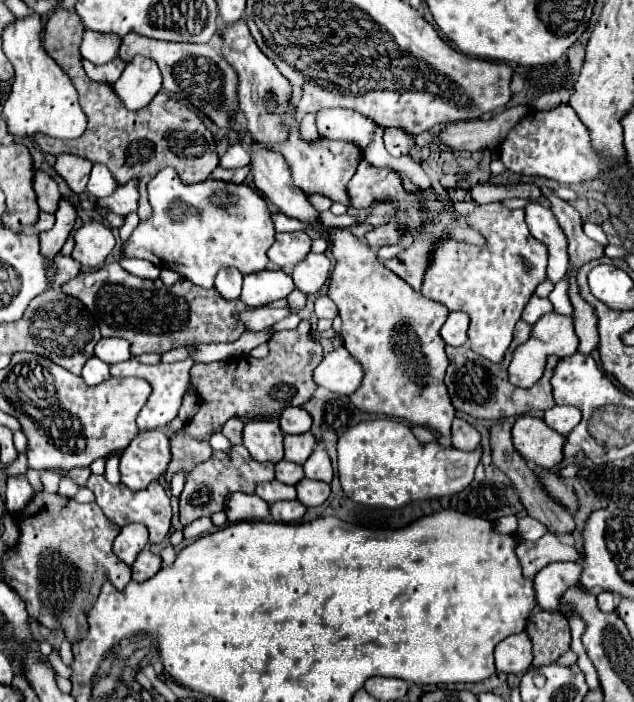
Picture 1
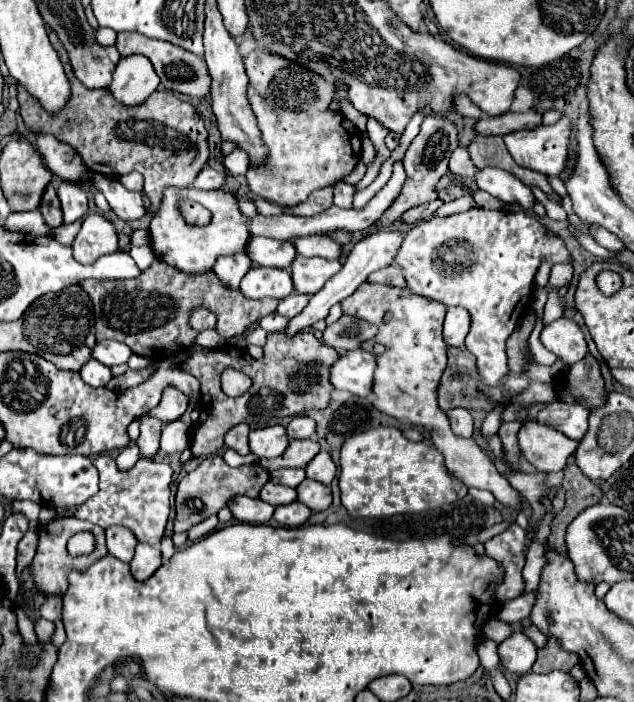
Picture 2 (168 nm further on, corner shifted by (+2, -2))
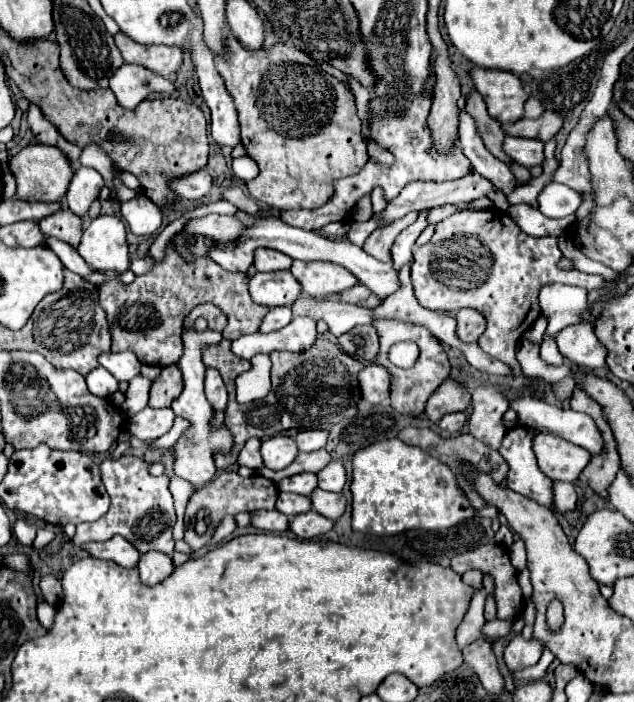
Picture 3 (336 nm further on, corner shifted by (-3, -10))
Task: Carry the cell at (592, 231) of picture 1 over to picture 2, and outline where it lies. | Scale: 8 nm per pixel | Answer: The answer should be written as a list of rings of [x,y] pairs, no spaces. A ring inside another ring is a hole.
[[[531,187],[531,190],[536,197],[544,206],[546,215],[552,220],[564,221],[566,220],[566,213],[562,205],[551,202],[546,195],[537,187]]]

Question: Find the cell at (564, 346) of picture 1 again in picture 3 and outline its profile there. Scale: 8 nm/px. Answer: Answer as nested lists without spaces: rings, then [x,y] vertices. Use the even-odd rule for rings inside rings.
[[[580,322],[574,326],[566,326],[556,336],[558,350],[564,358],[568,358],[576,366],[584,366],[588,370],[600,370],[606,364],[606,348],[594,336],[592,322]]]

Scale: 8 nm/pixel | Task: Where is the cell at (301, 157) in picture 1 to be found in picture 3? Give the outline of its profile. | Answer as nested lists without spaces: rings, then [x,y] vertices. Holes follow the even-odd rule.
[[[228,36],[226,44],[230,60],[216,58],[216,68],[222,74],[230,96],[234,98],[246,154],[260,168],[260,174],[246,184],[250,196],[276,210],[320,208],[332,198],[334,180],[358,174],[368,162],[366,138],[362,132],[362,122],[356,114],[354,96],[342,82],[326,74],[316,60],[296,46],[274,44],[266,50],[248,50],[238,44],[234,36]]]

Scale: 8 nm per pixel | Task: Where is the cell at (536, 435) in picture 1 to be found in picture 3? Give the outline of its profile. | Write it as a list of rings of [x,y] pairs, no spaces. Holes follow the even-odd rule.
[[[540,432],[534,436],[534,454],[540,470],[554,482],[576,482],[590,460],[590,452],[584,448]]]

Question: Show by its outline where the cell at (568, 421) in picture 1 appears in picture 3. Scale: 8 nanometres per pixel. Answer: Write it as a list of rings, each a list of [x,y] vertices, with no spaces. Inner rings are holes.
[[[530,396],[514,398],[512,408],[518,412],[518,420],[524,426],[560,436],[580,448],[586,448],[590,454],[598,454],[602,450],[604,442],[594,420],[582,412],[562,410]]]

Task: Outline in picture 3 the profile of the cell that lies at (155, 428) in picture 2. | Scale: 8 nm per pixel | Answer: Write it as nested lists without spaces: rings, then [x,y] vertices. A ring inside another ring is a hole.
[[[144,408],[142,412],[138,412],[128,420],[128,430],[138,440],[152,442],[164,436],[172,428],[172,422],[174,422],[174,412],[170,408],[162,408],[162,410]]]

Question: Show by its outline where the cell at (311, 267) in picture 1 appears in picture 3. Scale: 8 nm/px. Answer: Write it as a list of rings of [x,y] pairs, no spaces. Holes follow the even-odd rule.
[[[294,260],[290,272],[300,282],[302,292],[314,298],[344,292],[358,284],[358,280],[346,268],[330,262],[302,262]]]

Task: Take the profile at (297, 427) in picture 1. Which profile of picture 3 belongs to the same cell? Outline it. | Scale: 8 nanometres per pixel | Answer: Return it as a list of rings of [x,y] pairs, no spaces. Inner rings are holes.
[[[302,430],[296,436],[296,444],[300,452],[314,452],[326,446],[326,438],[328,438],[328,432],[324,430]]]

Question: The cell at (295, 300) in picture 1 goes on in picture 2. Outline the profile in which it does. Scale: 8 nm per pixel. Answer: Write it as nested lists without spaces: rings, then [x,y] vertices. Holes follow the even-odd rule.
[[[155,260],[133,280],[83,280],[81,286],[89,292],[95,306],[97,340],[123,342],[135,354],[151,360],[171,358],[191,346],[197,332],[189,326],[189,312],[197,306],[205,306],[217,316],[217,332],[225,340],[243,334],[257,318],[277,308],[277,300],[249,300],[239,290],[227,288],[213,270],[201,276],[185,274],[163,260]]]

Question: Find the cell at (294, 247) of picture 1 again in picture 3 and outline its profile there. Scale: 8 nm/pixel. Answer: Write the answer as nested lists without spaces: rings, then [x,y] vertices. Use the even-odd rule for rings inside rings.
[[[258,248],[254,252],[254,268],[258,272],[276,272],[276,270],[290,270],[292,258],[272,250],[272,248]]]

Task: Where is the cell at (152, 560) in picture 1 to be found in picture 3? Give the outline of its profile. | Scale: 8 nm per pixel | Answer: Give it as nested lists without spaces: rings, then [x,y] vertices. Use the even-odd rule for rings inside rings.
[[[146,552],[140,556],[138,572],[140,572],[140,580],[146,586],[154,586],[154,584],[162,582],[166,576],[172,574],[172,570],[174,570],[174,566],[172,566],[172,558],[168,554]]]

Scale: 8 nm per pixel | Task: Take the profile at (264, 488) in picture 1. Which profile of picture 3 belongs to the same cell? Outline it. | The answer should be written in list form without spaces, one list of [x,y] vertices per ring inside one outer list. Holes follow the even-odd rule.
[[[280,492],[276,508],[286,514],[286,516],[296,516],[302,512],[308,512],[312,508],[310,498],[308,496],[300,496],[300,494],[288,494],[288,492]]]

